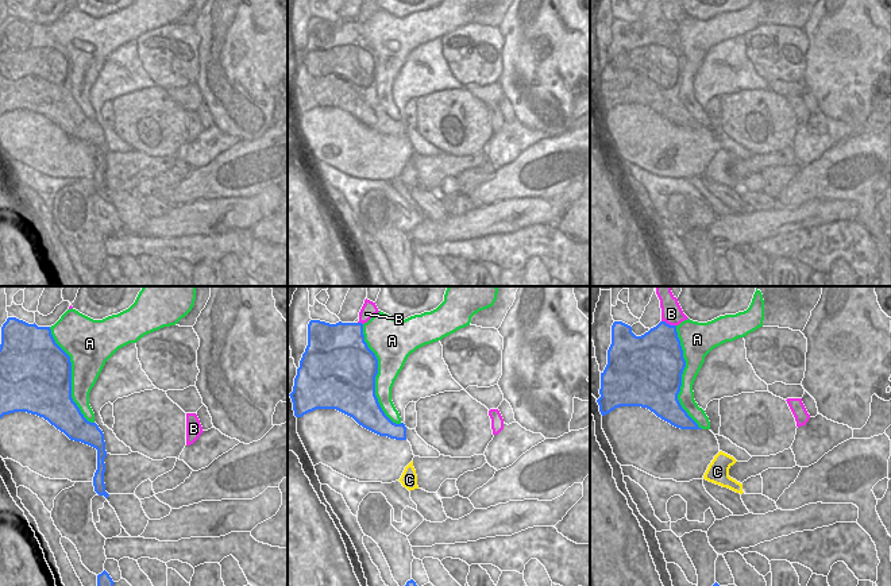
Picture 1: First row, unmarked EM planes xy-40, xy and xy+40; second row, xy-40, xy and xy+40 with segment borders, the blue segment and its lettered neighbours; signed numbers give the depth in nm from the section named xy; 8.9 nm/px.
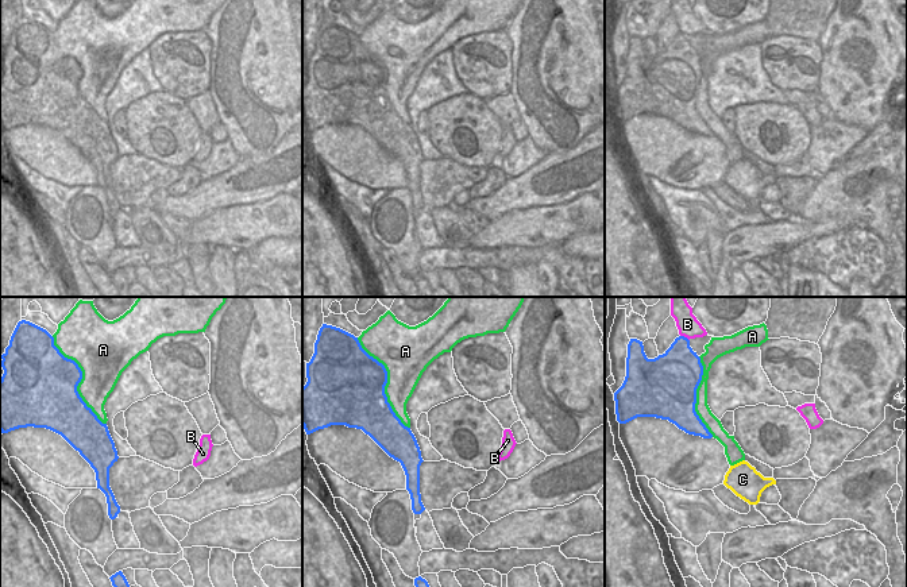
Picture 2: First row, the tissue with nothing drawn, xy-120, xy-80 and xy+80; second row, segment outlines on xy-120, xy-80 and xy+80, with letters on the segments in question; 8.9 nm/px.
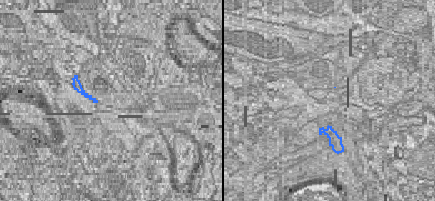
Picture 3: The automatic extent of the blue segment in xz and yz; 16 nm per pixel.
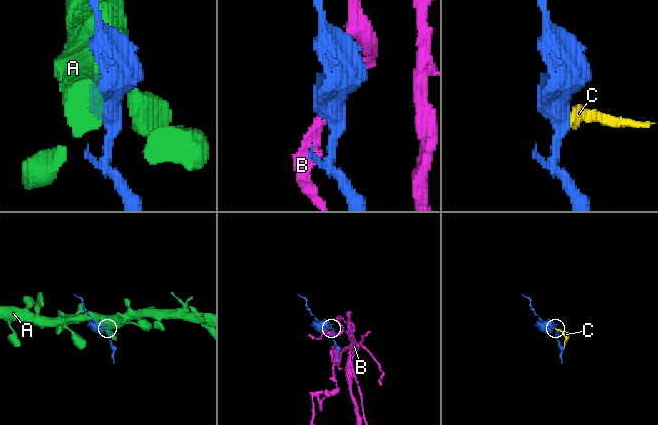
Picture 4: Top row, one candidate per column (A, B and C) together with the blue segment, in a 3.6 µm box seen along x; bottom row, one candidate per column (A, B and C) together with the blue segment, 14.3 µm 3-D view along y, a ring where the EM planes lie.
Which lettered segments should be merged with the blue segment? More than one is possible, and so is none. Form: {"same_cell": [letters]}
{"same_cell": []}

